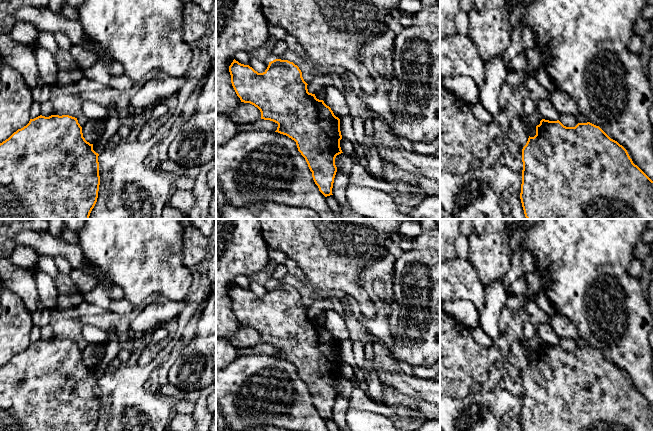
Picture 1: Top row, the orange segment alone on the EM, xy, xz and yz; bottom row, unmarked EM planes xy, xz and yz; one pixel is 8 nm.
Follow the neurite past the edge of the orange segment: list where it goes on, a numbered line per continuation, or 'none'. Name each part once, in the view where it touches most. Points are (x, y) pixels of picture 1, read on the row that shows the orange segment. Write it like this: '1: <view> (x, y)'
none

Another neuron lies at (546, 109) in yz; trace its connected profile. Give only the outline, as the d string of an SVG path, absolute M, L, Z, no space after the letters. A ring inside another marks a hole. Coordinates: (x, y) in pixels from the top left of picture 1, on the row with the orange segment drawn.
M549 98L537 102L537 110L542 119L549 121L559 120L560 113L556 110Z

